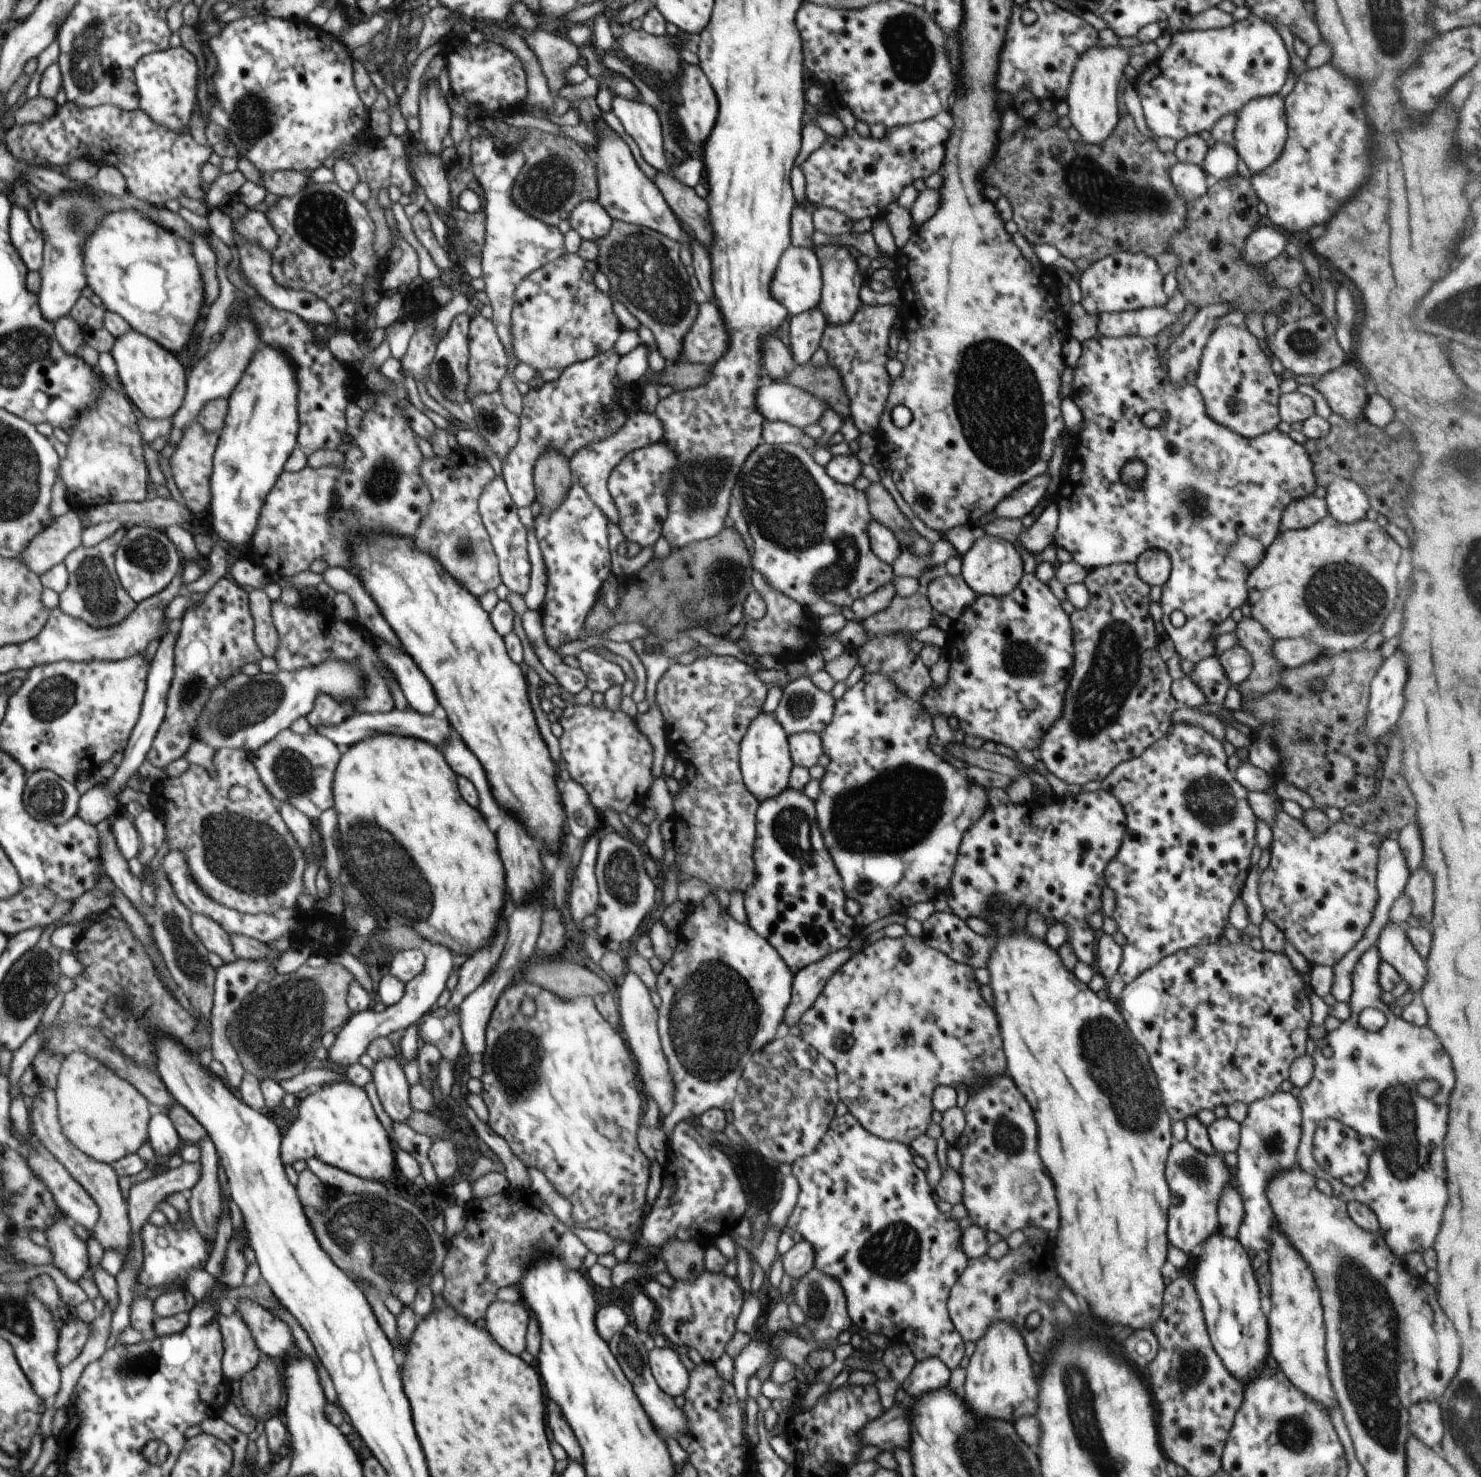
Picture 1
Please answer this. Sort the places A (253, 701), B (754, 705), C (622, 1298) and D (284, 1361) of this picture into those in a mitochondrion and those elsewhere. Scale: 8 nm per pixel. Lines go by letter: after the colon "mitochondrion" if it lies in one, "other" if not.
A: mitochondrion
B: other
C: other
D: other

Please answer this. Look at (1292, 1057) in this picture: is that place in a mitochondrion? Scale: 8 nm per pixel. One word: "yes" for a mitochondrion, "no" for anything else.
no

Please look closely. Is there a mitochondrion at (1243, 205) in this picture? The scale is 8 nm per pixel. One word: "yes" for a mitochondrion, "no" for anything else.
yes

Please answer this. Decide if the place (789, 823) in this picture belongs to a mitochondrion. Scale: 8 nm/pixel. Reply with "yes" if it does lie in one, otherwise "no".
yes

